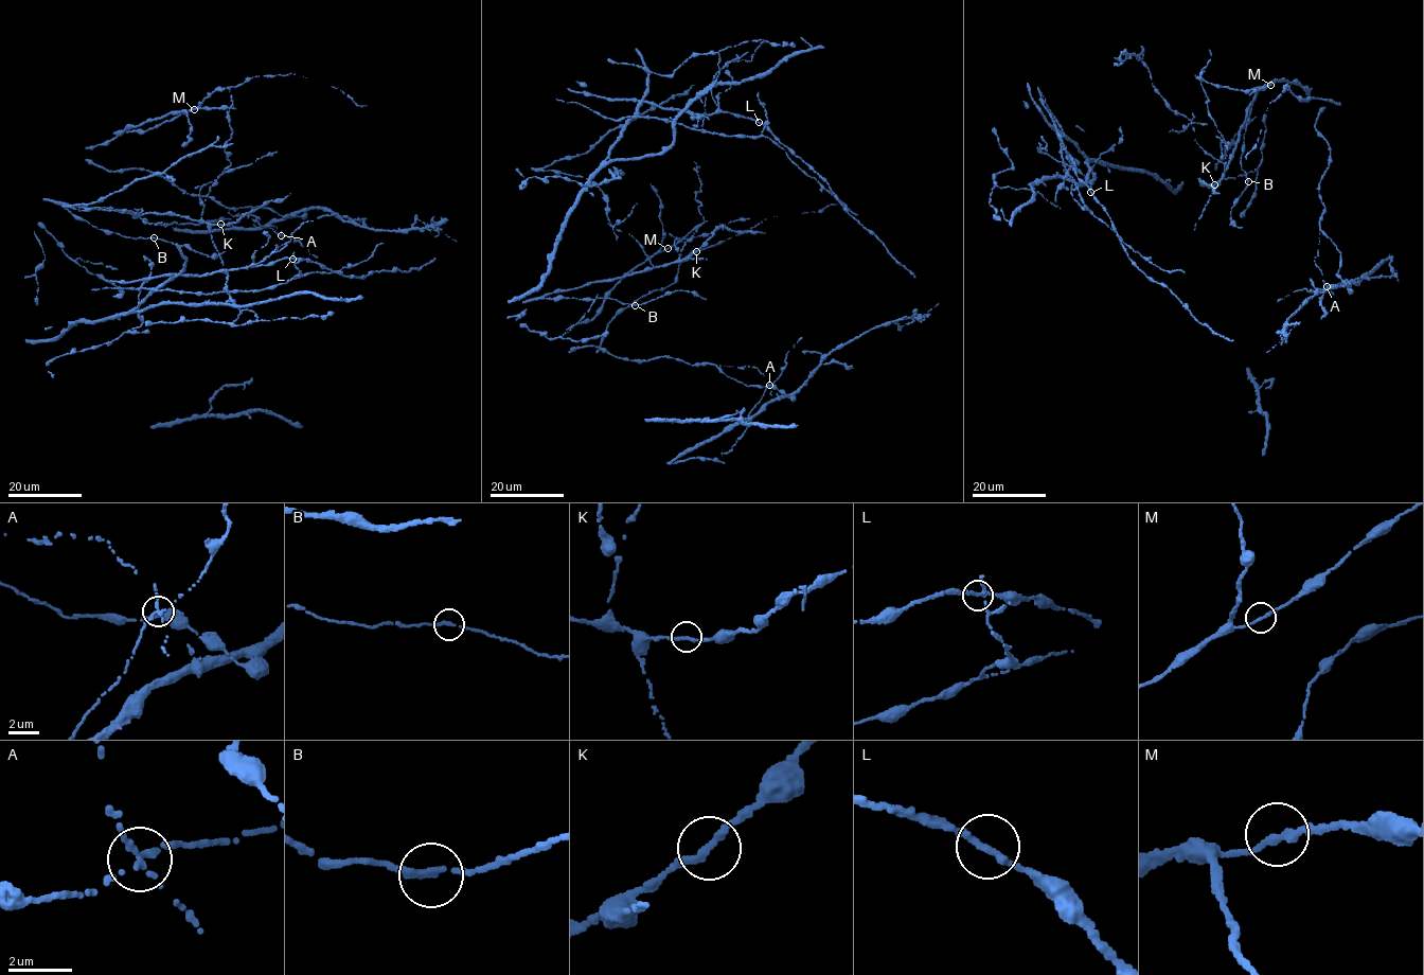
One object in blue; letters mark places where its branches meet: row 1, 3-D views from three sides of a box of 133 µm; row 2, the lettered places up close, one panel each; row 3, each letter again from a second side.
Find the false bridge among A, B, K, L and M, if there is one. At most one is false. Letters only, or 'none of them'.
A

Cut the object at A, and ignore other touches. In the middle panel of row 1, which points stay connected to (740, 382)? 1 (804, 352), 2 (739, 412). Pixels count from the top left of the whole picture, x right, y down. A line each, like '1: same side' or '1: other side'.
1: same side
2: same side

